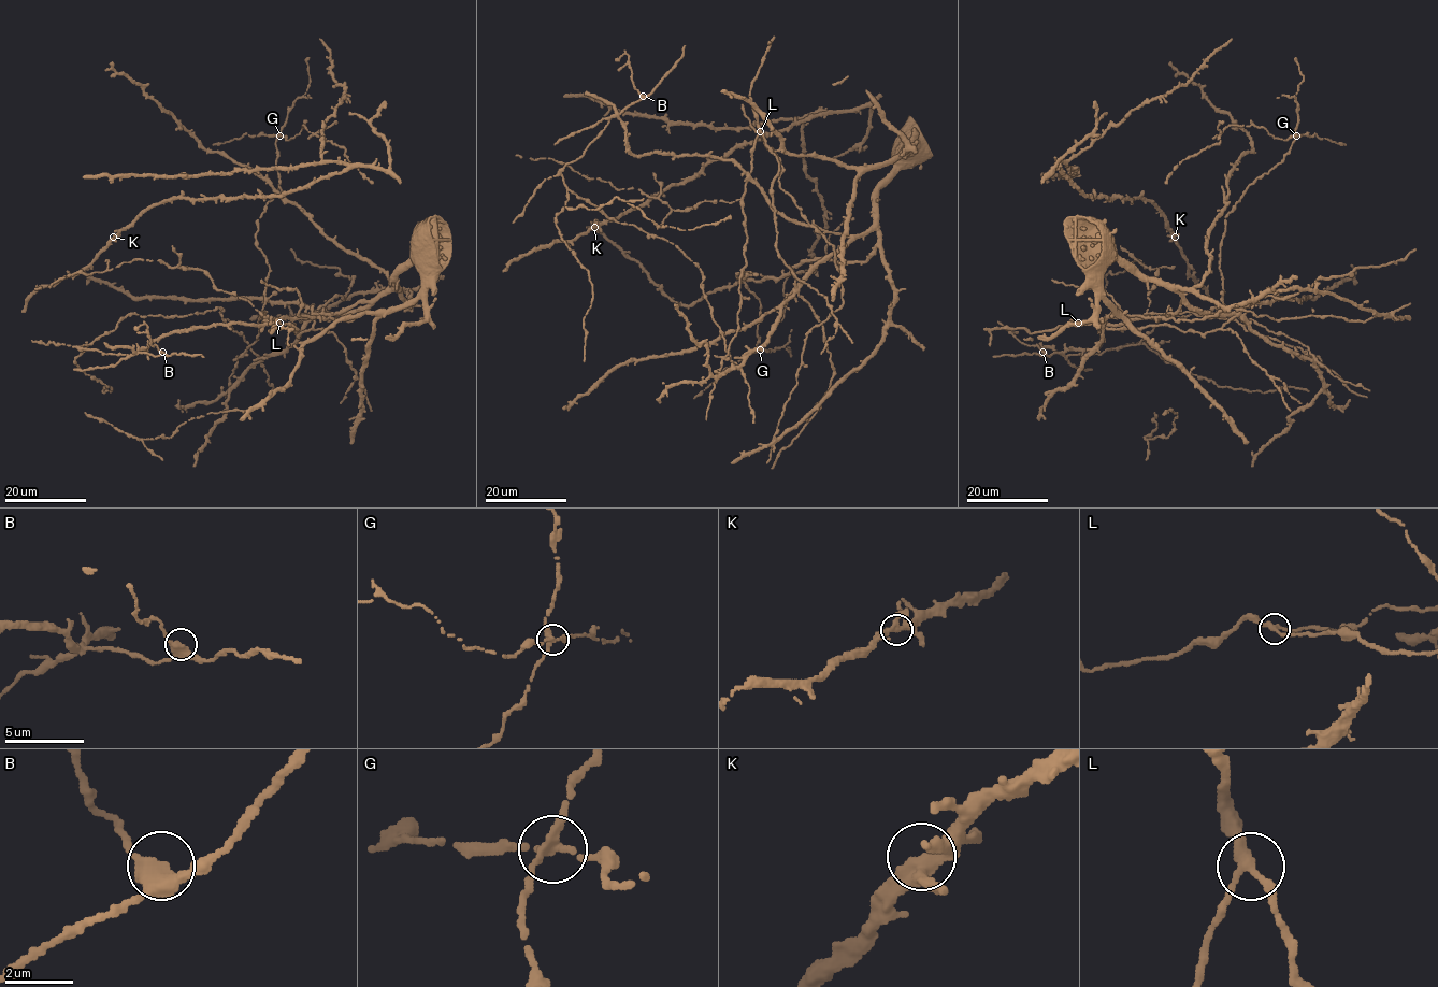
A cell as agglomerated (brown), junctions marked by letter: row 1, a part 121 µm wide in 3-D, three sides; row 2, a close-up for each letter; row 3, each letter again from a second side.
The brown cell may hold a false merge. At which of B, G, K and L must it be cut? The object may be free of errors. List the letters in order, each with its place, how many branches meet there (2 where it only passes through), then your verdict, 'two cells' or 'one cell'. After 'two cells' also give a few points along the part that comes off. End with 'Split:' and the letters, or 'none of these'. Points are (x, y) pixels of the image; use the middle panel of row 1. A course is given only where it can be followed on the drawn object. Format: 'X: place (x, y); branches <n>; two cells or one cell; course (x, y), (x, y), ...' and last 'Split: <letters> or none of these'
B: place (643, 96); branches 4; one cell
G: place (760, 349); branches 4; two cells; course (760, 349), (784, 316), (784, 283), (789, 275), (811, 273), (827, 257), (830, 233), (853, 218)
K: place (594, 227); branches 4; one cell
L: place (760, 131); branches 3; one cell
Split: G

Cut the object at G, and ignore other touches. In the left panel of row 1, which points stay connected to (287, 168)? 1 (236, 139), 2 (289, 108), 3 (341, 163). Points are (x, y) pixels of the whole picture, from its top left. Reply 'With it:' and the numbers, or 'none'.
With it: 2, 3

